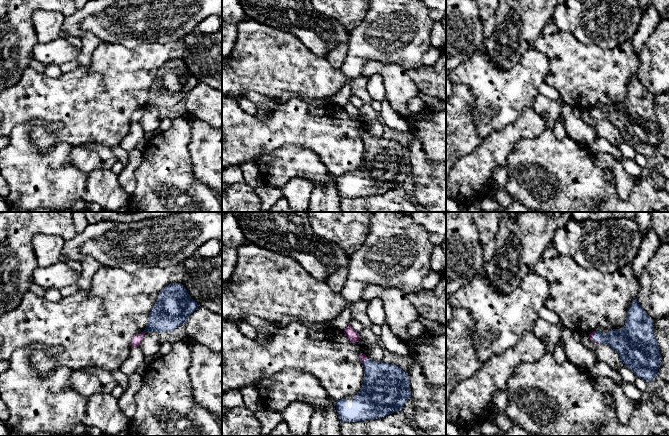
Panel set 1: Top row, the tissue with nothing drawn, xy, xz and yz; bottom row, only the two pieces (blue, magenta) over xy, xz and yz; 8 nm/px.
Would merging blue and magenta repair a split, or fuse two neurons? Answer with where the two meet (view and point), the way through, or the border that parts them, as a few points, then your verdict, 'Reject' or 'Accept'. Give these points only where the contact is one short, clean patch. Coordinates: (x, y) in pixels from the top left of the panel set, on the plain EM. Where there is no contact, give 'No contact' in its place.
Touches blue at yz (594, 114). Path across: yz (625, 117), (616, 114), (594, 114), (591, 112). Accept

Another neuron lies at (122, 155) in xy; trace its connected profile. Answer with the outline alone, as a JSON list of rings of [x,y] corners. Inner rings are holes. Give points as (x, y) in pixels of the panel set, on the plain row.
[[[116,145],[112,147],[112,150],[118,161],[122,162],[125,166],[128,164],[129,153],[123,149],[122,145]]]

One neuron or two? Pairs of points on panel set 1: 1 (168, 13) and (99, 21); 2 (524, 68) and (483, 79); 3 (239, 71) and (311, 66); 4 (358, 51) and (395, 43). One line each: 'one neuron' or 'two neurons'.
1: one neuron
2: one neuron
3: one neuron
4: one neuron

